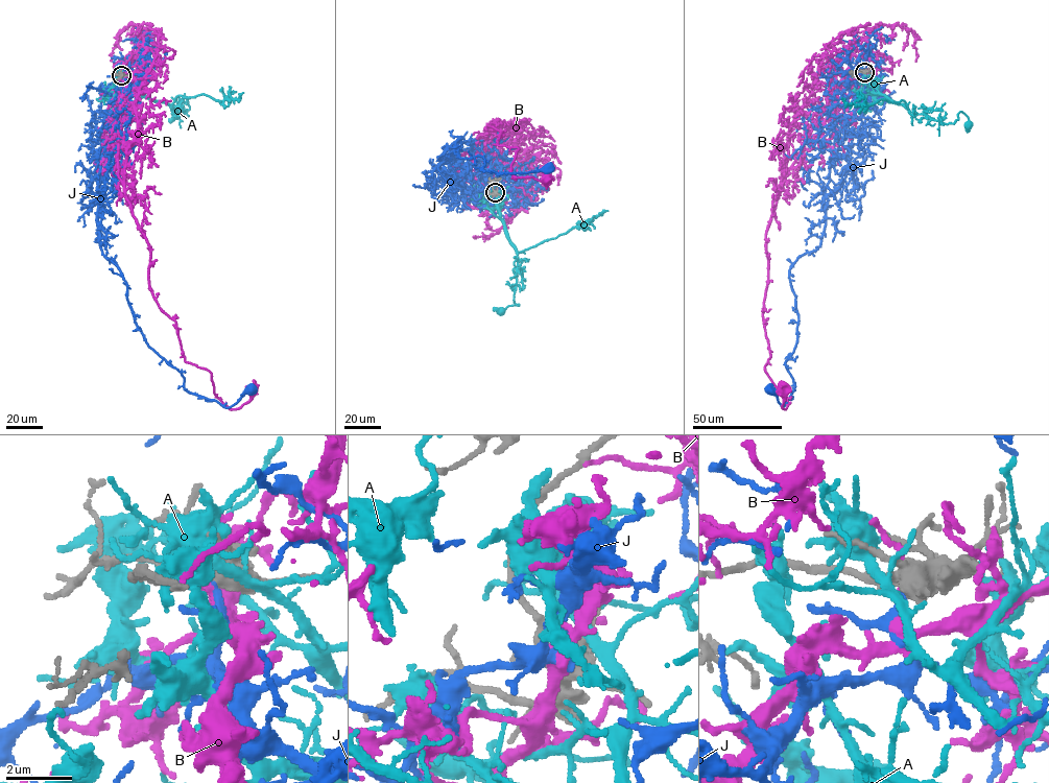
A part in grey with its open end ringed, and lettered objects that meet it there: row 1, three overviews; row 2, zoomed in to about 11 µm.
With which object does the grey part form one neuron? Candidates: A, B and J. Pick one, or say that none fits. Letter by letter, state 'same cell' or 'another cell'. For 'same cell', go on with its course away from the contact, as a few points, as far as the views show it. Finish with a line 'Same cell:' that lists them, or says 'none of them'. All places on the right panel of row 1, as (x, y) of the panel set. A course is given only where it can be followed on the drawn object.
A: another cell
B: another cell
J: same cell; it runs (864, 72), (849, 88), (820, 244), (790, 269), (797, 336), (784, 364), (794, 386), (782, 406), (769, 389)
Same cell: J

